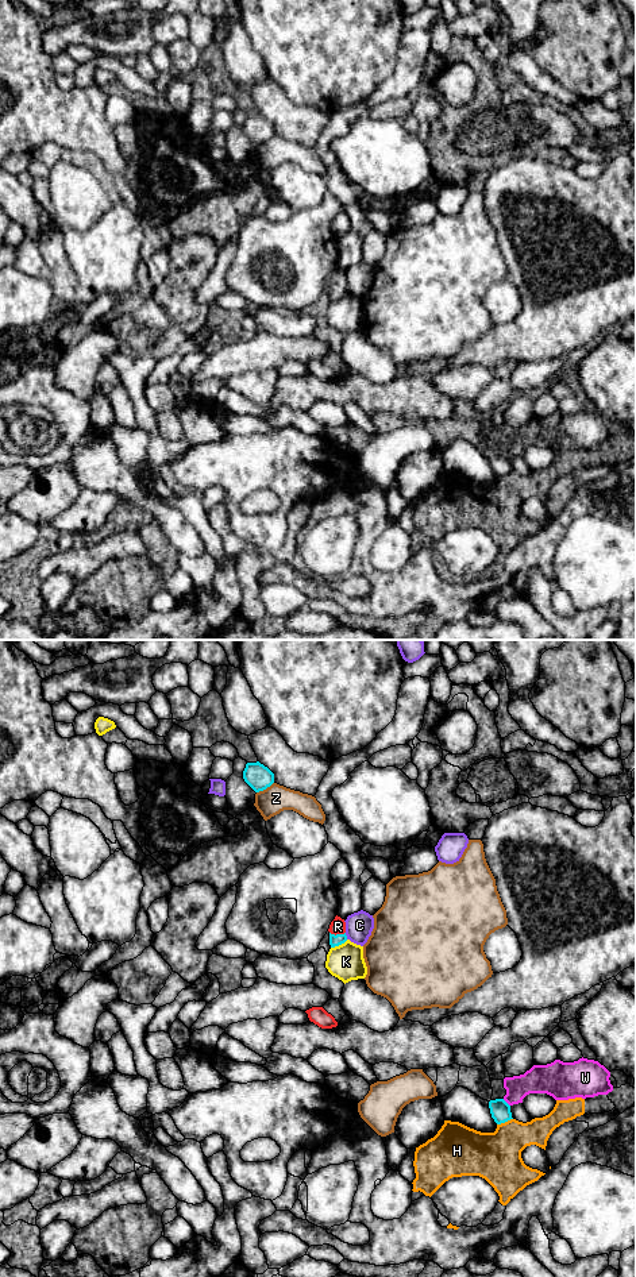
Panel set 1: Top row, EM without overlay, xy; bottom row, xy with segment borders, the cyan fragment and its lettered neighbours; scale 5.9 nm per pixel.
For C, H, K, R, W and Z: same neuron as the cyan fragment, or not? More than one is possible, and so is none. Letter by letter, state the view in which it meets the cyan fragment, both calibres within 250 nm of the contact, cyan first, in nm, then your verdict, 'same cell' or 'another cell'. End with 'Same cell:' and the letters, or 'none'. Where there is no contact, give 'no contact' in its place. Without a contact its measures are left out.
C: contact in xy; calibres 70 and 160 nm; another cell
H: contact in xy; calibres 120 and 300 nm; another cell
K: contact in xy; calibres 70 and 220 nm; another cell
R: contact in xy; calibres 70 and 100 nm; same cell
W: contact in xy; calibres 120 and 180 nm; another cell
Z: contact in xy; calibres 150 and 160 nm; another cell
Same cell: R

